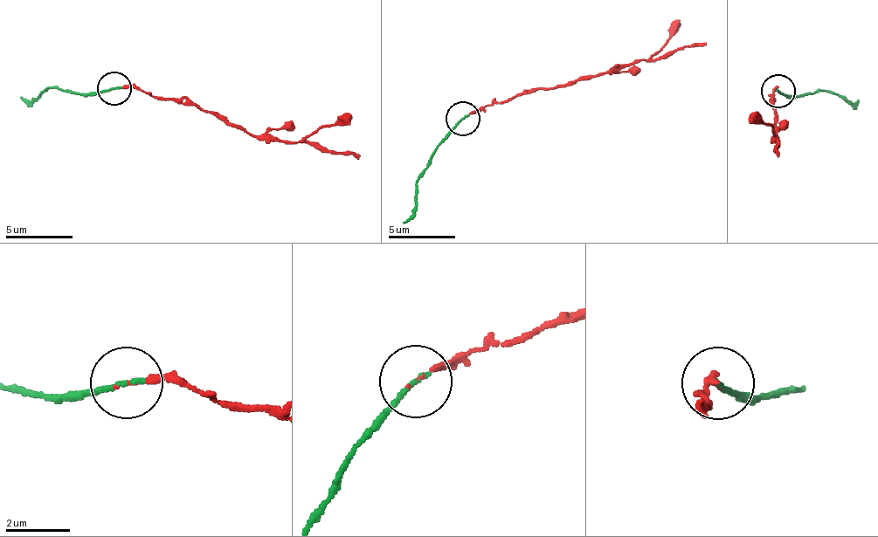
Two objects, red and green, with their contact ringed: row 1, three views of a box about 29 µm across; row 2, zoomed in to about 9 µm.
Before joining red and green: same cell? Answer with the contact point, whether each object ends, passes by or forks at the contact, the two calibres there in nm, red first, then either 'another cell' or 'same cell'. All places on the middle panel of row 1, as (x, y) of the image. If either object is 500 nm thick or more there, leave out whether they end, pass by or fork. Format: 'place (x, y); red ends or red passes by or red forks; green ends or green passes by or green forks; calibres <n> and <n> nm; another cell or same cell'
place (463, 119); red ends; green ends; calibres 120 and 150 nm; same cell

